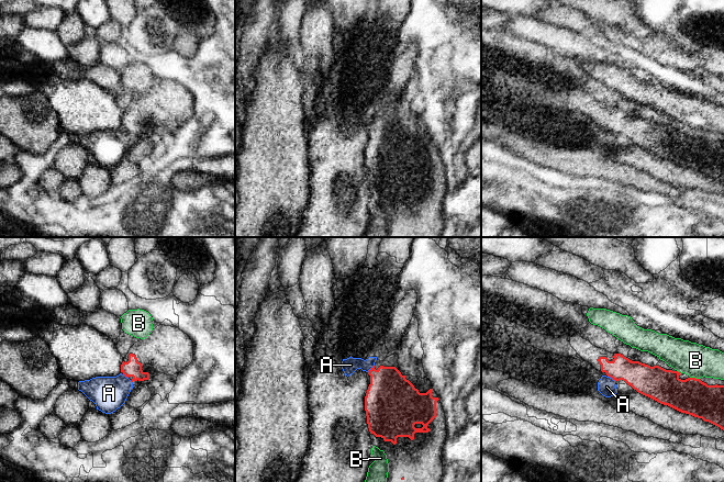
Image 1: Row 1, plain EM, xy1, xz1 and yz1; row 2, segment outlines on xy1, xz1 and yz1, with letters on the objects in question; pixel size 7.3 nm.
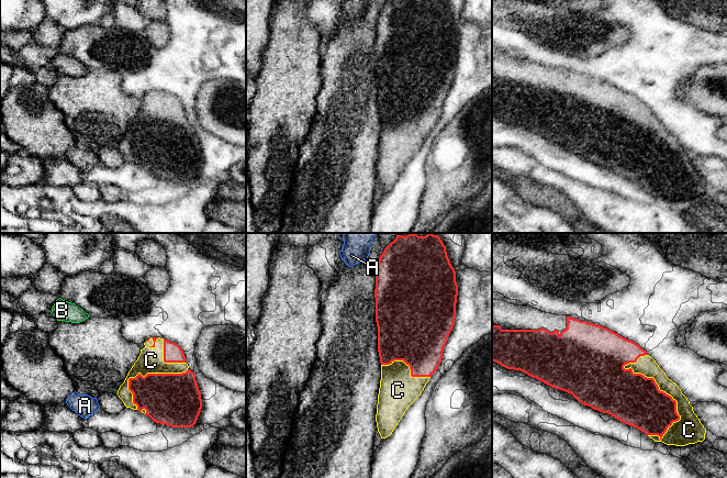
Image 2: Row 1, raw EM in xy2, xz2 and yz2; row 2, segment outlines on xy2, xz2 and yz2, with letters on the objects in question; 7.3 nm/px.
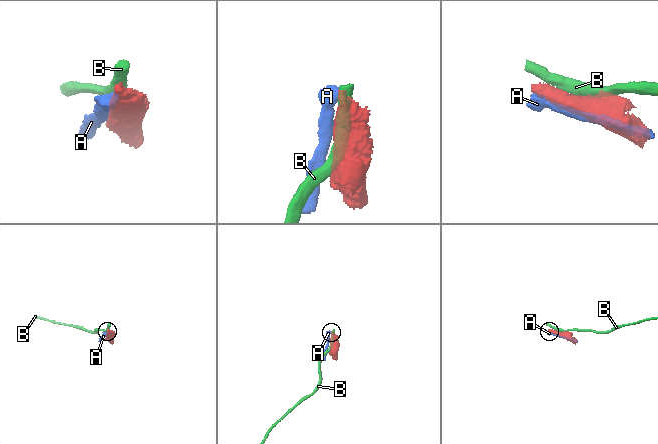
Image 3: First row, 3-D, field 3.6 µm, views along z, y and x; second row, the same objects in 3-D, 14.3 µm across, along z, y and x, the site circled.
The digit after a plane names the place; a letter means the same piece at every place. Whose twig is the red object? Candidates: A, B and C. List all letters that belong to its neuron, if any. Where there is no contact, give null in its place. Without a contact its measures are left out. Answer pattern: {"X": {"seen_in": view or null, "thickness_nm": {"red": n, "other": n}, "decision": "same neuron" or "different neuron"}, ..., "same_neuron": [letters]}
{"A": {"seen_in": "yz1", "thickness_nm": {"red": 220, "other": 140}, "decision": "different neuron"}, "B": {"seen_in": "yz1", "thickness_nm": {"red": 260, "other": 240}, "decision": "different neuron"}, "C": {"seen_in": "yz2", "thickness_nm": {"red": 380, "other": 150}, "decision": "same neuron"}, "same_neuron": ["C"]}

